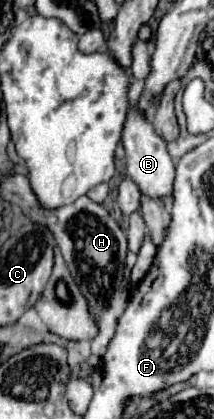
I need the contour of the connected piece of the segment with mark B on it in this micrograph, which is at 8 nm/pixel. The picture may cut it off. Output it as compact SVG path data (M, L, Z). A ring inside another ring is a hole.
M131 109L127 115L127 123L123 129L123 147L127 157L127 175L137 183L143 195L151 199L171 199L173 197L173 179L175 179L175 165L167 153L167 143L153 131L151 123Z

